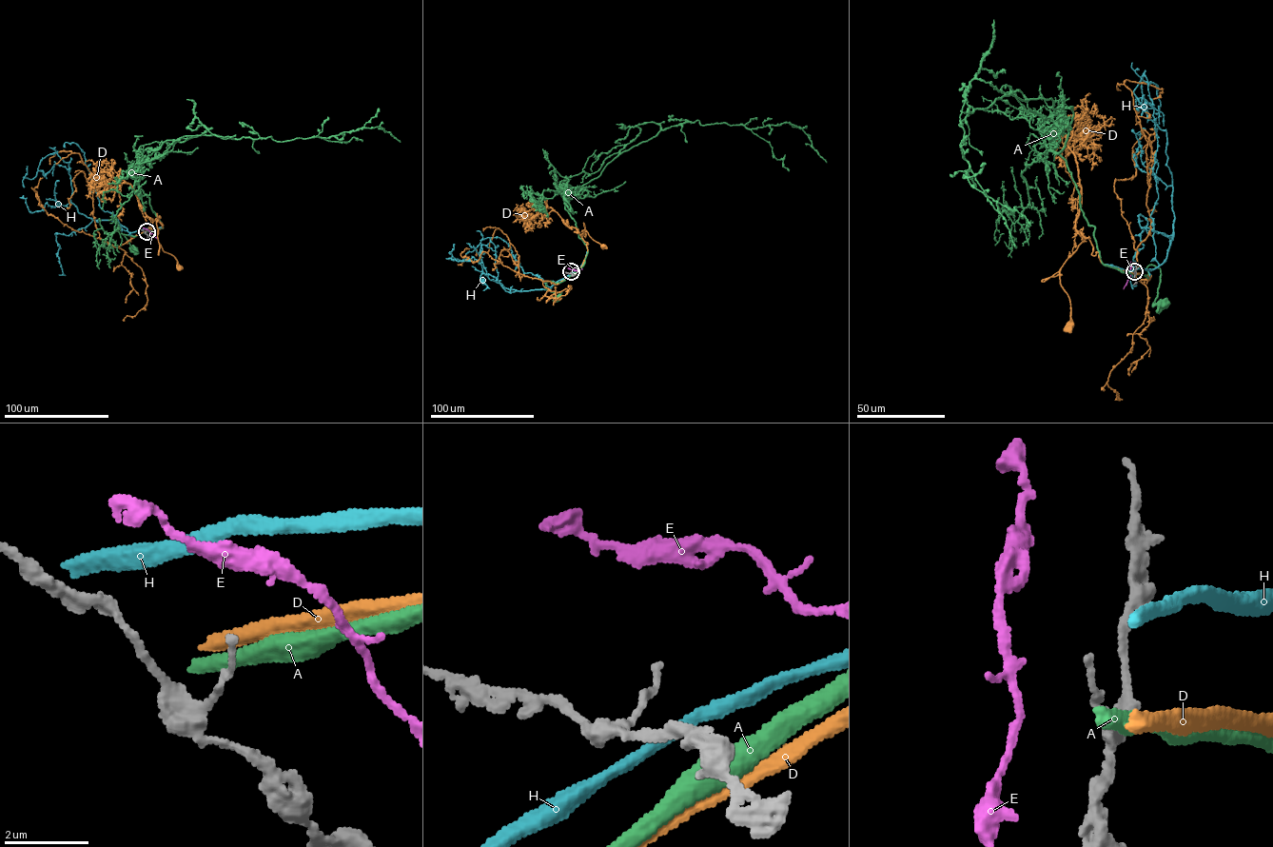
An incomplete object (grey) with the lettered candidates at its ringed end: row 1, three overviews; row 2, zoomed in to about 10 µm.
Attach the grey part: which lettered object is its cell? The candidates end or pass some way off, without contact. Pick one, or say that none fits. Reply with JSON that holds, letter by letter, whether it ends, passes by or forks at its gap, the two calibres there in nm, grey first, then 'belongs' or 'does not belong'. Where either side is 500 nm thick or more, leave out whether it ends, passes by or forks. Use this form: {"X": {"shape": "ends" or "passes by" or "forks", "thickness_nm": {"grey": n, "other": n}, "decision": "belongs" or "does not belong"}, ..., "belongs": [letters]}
{"A": {"shape": "passes by", "thickness_nm": {"grey": 140, "other": 480}, "decision": "does not belong"}, "D": {"shape": "passes by", "thickness_nm": {"grey": 140, "other": 360}, "decision": "does not belong"}, "E": {"shape": "passes by", "thickness_nm": {"grey": 140, "other": 300}, "decision": "belongs"}, "H": {"shape": "passes by", "thickness_nm": {"grey": 140, "other": 320}, "decision": "does not belong"}, "belongs": ["E"]}

